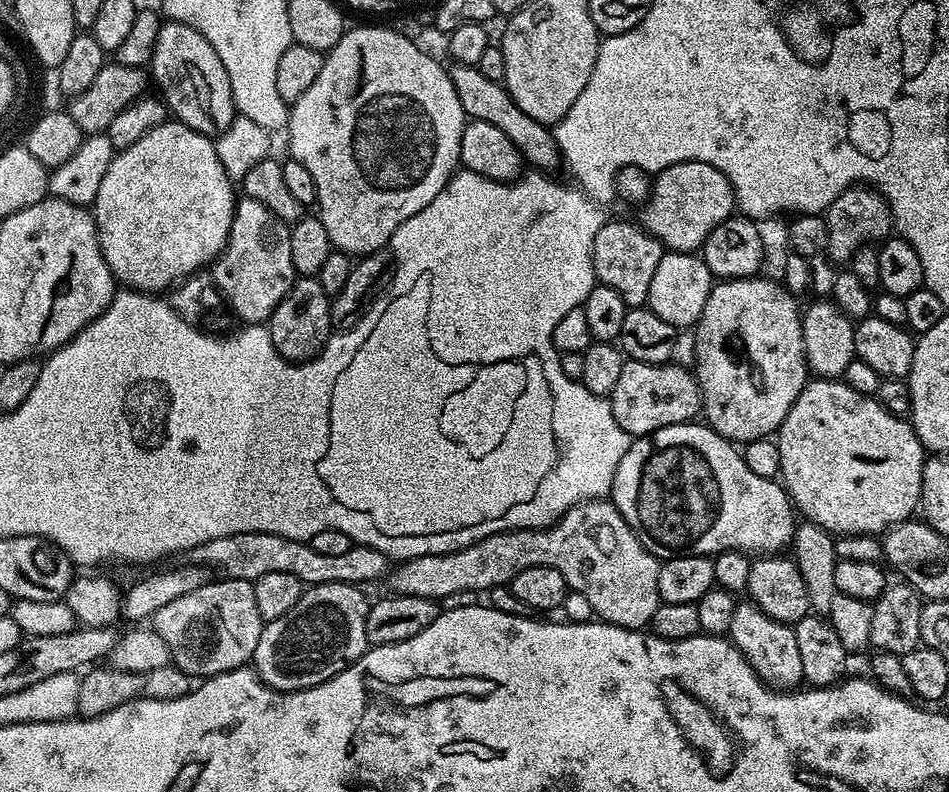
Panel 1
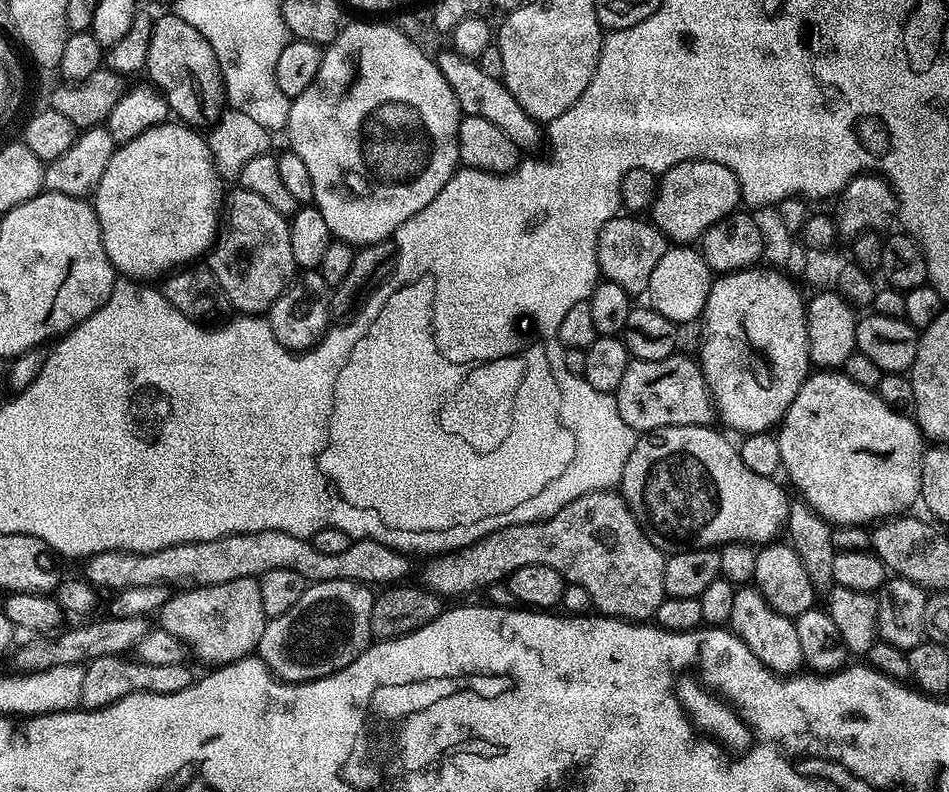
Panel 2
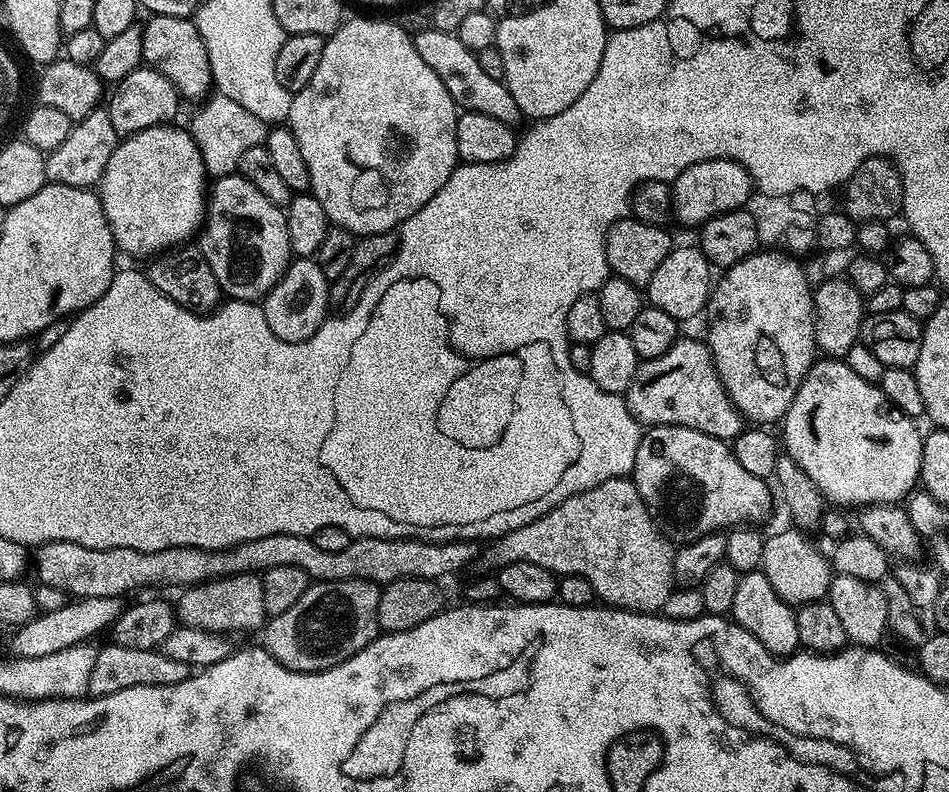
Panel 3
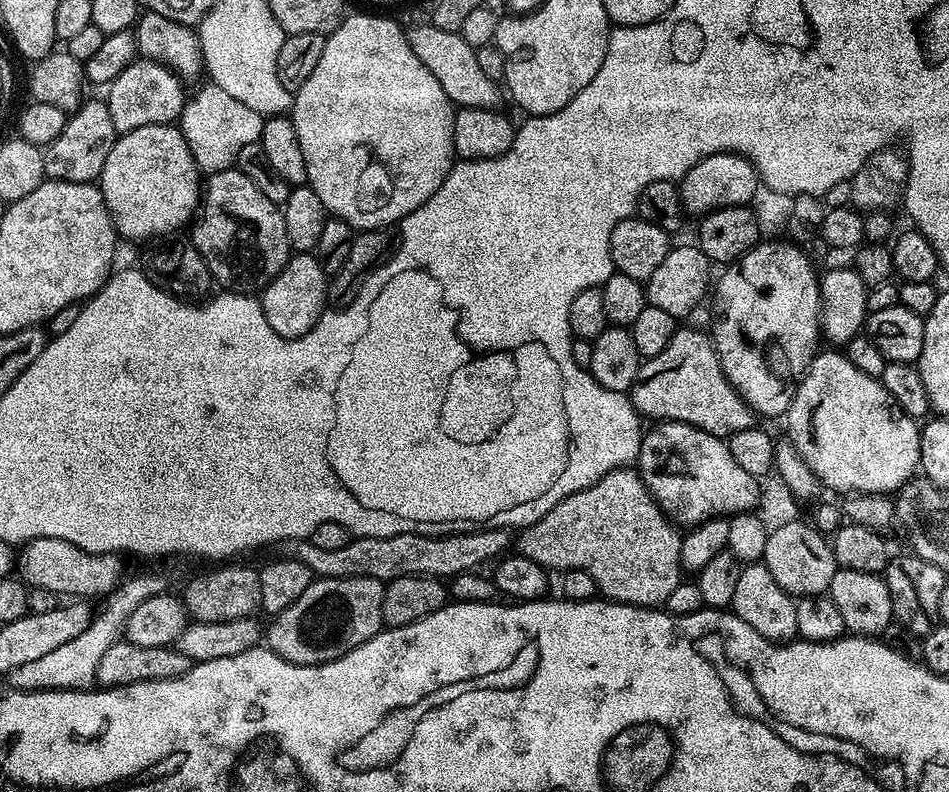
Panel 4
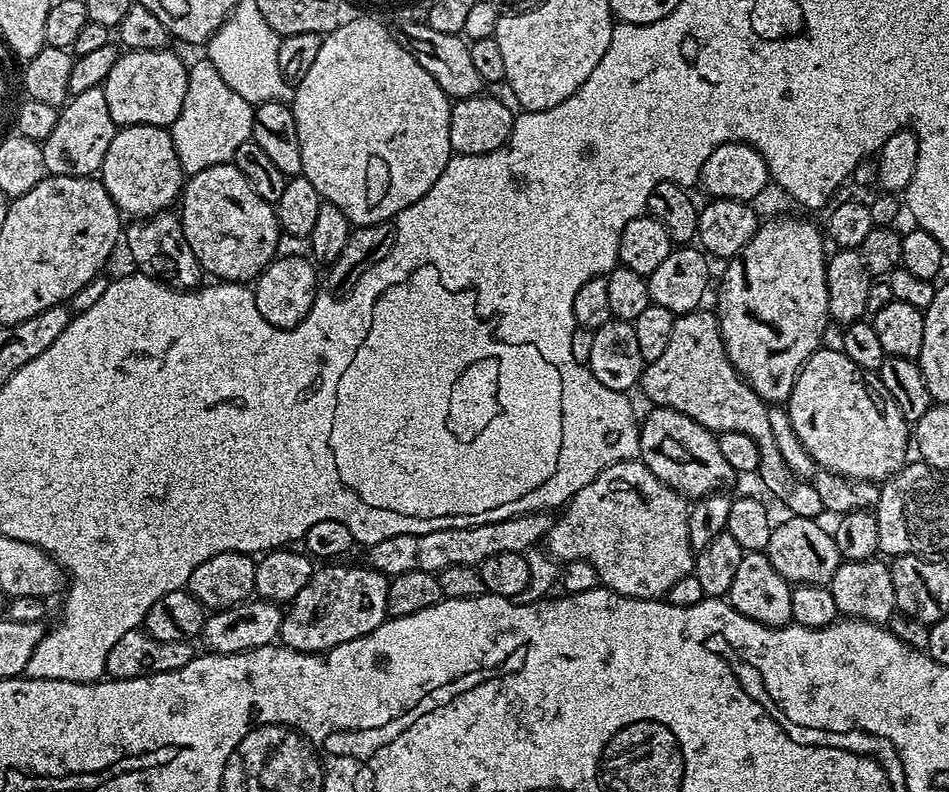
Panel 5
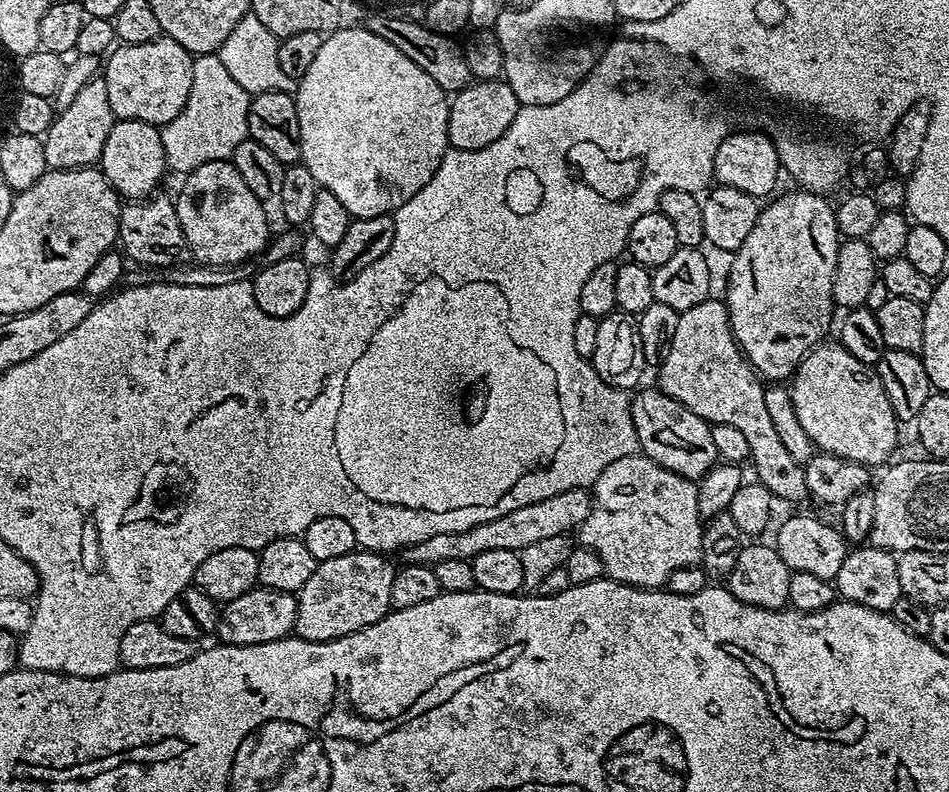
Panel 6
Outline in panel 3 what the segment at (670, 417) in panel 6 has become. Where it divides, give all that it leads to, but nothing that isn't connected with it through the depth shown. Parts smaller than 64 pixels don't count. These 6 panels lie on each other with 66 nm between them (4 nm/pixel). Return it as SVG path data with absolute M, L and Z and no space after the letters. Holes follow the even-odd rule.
M682 425L652 426L641 435L630 479L644 503L658 513L659 523L666 529L667 535L676 542L697 540L711 532L763 521L772 511L774 503L774 492L772 496L768 489L769 481L750 474L725 441Z

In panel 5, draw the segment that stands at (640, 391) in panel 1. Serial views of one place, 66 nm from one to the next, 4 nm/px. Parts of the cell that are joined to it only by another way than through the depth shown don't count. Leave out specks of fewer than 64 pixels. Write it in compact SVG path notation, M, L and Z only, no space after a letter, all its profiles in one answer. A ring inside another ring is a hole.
M699 308L694 311L681 313L674 321L672 334L670 334L670 342L664 349L662 356L658 360L650 361L644 365L644 373L640 376L640 382L638 385L639 391L644 391L644 396L649 400L649 405L662 408L670 408L678 413L684 413L687 417L691 418L692 421L698 422L699 425L703 426L708 431L714 434L721 434L728 431L740 432L749 435L752 440L757 442L759 448L764 448L766 452L766 419L768 418L769 405L767 401L761 399L756 391L754 391L747 383L745 383L743 377L737 372L736 367L732 365L729 360L729 356L725 350L723 338L720 334L719 321L716 318L715 313L707 308Z

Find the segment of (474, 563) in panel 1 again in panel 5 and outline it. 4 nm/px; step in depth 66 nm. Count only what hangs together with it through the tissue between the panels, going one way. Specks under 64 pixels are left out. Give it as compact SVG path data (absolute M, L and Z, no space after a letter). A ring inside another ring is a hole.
M619 460L574 494L553 519L546 537L548 552L560 562L585 560L598 570L601 585L630 598L667 597L678 578L693 575L696 567L690 546L690 504L662 482L643 460Z

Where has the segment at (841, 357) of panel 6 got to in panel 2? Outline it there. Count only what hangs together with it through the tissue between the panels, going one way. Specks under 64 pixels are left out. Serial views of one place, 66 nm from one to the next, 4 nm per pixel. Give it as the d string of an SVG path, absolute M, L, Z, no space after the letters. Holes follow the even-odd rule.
M840 370L813 371L798 390L778 424L782 468L784 472L788 471L803 499L830 525L868 526L907 513L911 509L908 507L917 503L920 463L926 451L926 440L911 415L896 411L876 390L868 389L842 373Z

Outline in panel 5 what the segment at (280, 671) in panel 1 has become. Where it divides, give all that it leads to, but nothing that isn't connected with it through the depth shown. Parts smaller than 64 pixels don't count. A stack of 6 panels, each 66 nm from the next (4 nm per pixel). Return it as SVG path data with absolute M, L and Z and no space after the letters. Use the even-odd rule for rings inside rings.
M348 562L317 567L310 582L306 582L287 605L278 637L283 647L323 654L334 646L342 646L342 642L354 642L354 638L370 634L384 623L388 616L386 590L389 577L367 566L359 568L356 564L344 563Z

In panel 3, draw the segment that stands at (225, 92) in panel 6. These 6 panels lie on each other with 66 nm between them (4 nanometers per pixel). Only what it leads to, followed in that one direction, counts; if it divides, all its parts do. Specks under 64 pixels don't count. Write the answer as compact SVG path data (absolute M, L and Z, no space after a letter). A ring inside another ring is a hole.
M219 94L209 95L197 108L200 109L192 116L190 131L202 154L205 173L212 178L233 175L238 166L238 158L242 158L242 154L251 147L263 145L266 135L264 121L254 118L250 110L238 106L234 98L226 98Z

